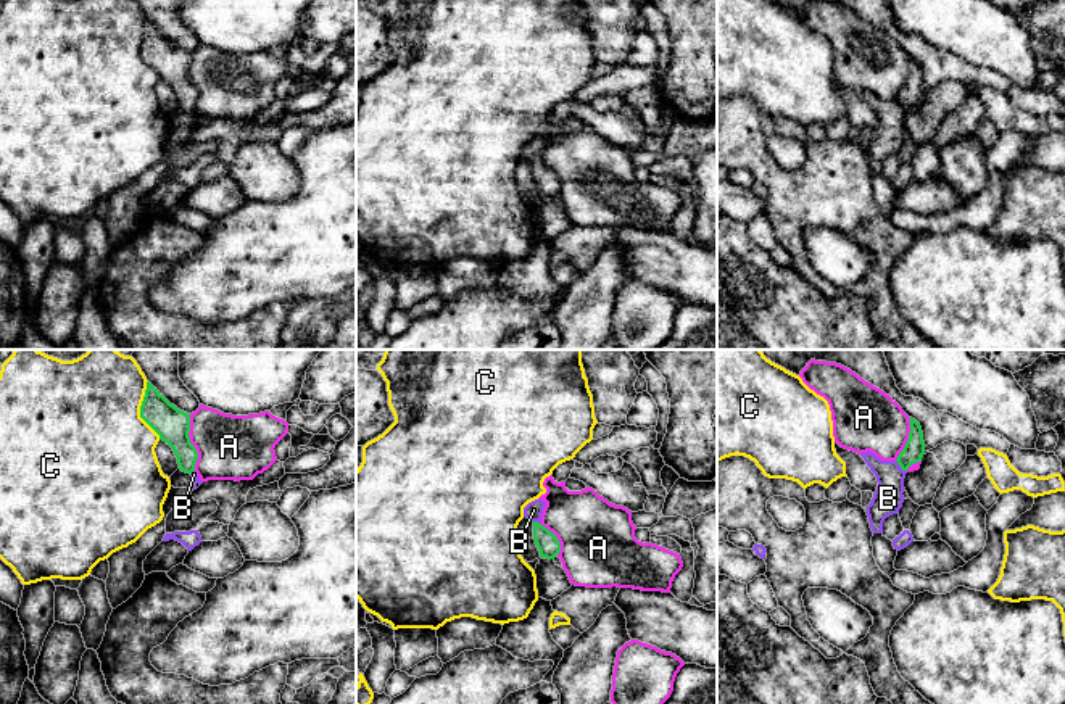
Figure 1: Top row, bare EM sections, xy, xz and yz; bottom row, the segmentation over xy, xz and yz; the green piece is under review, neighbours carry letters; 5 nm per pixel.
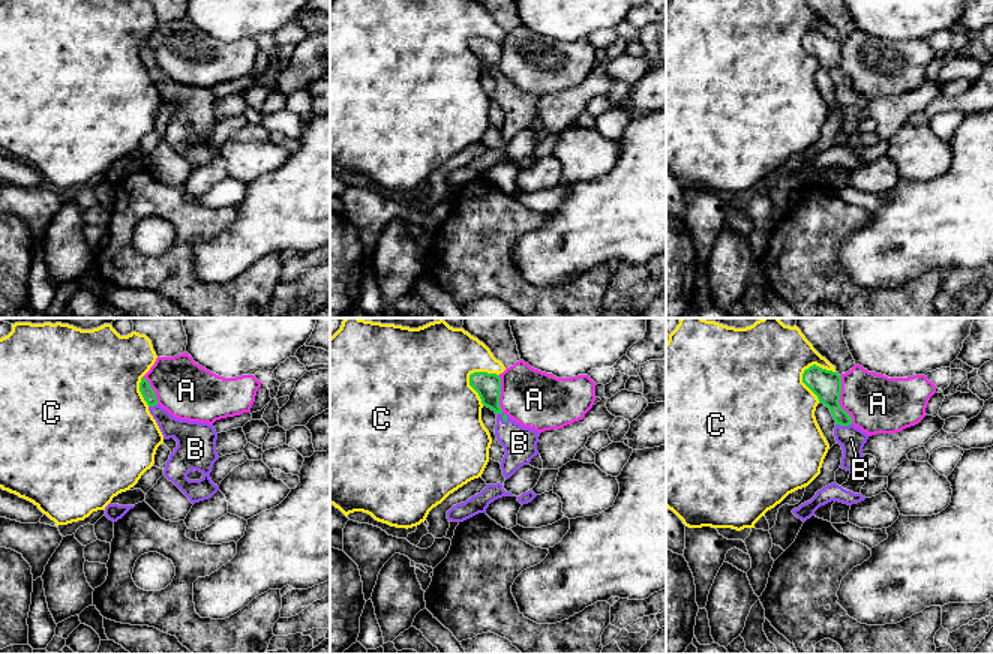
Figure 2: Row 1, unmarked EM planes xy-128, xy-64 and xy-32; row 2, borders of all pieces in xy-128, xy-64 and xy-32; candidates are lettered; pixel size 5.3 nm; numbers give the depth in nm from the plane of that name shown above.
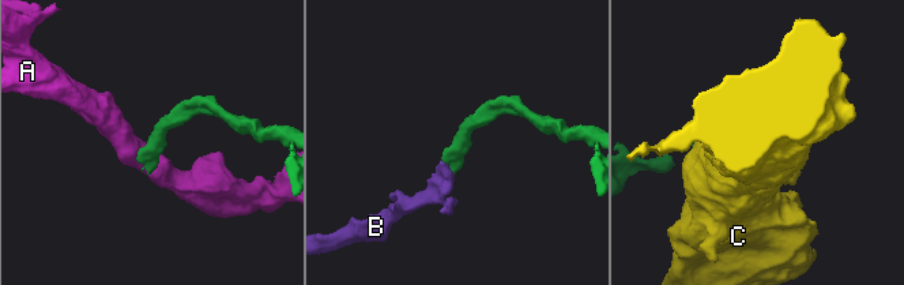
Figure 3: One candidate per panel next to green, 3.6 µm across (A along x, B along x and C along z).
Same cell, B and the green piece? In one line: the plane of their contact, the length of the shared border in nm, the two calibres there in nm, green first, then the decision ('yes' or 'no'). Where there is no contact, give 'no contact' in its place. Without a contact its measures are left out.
meets green in yz; contact 90 nm long; 110 nm thick on the green side, 150 nm on the other; yes

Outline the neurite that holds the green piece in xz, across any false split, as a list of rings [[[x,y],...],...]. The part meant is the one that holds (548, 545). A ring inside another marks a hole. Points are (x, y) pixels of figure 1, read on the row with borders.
[[[535,499],[524,507],[524,517],[528,517],[533,524],[533,540],[540,551],[540,557],[554,559],[561,551],[557,536],[541,525],[541,514],[546,503]]]

